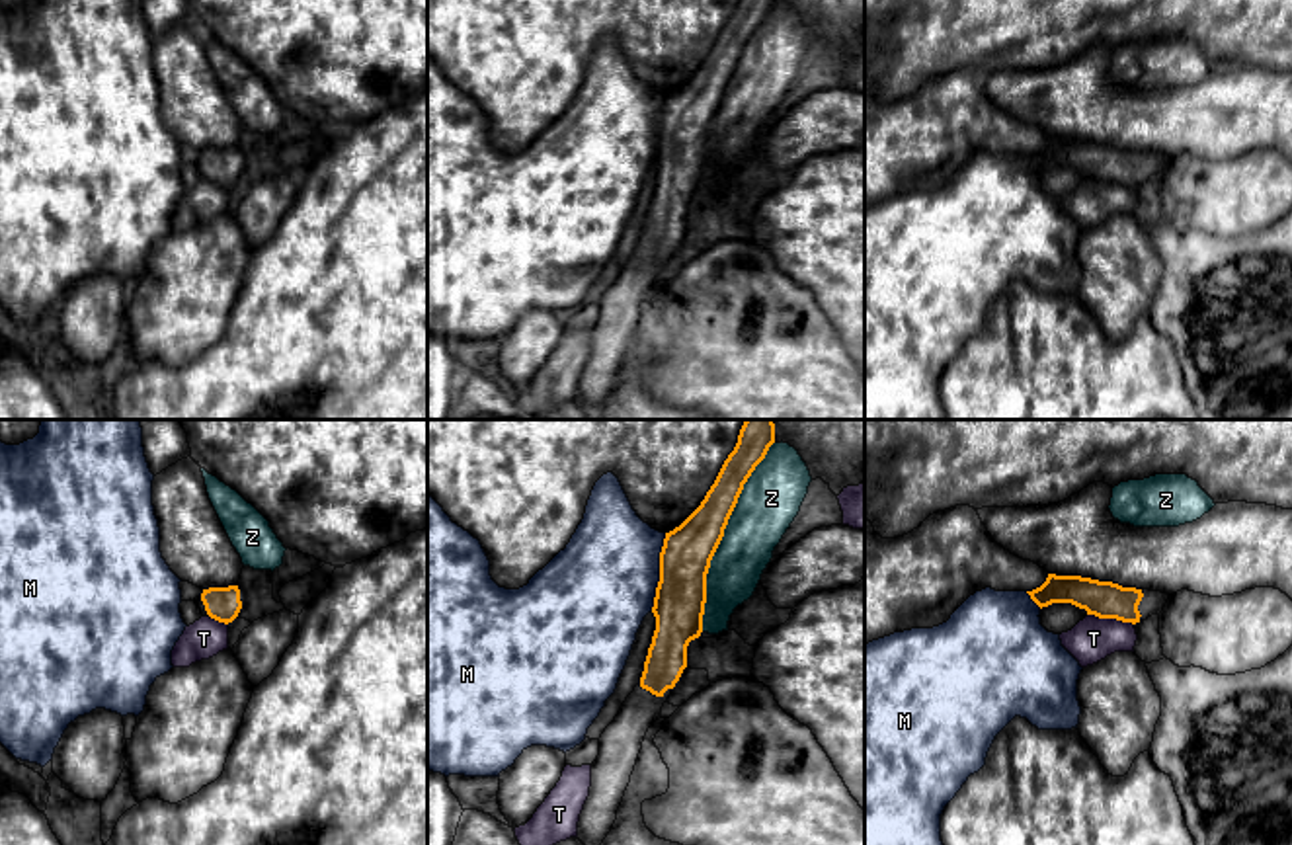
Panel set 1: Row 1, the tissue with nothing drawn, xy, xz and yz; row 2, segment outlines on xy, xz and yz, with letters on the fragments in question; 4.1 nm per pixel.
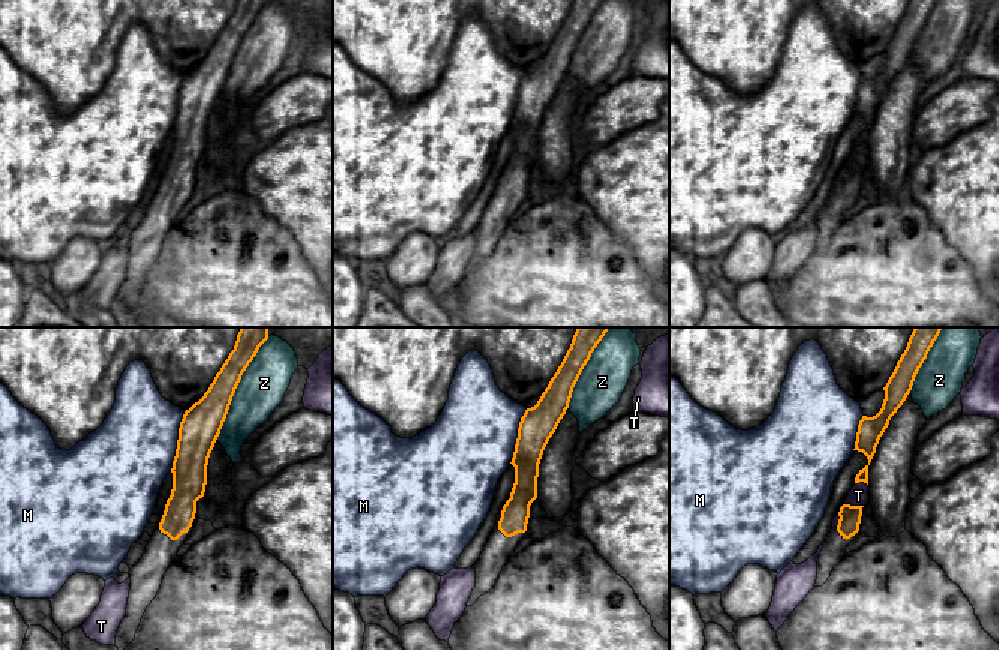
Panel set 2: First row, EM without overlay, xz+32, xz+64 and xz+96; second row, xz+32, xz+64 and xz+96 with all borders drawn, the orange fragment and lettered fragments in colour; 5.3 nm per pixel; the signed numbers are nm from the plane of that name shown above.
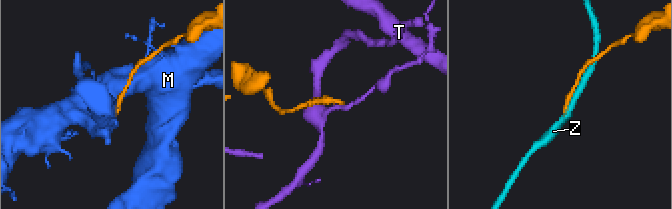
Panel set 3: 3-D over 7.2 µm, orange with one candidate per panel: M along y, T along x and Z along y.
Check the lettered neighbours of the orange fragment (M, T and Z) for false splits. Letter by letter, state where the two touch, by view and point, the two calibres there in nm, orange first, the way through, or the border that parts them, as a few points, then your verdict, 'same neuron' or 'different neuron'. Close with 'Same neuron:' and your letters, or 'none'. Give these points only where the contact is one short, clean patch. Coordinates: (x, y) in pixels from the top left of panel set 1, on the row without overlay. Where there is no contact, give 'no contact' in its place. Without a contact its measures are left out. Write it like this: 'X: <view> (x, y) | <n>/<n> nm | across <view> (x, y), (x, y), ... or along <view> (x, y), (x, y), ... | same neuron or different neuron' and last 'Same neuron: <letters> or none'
M: xz (660, 135) | 220/440 nm | different neuron
T: yz (1111, 180) | 160/180 nm | along yz (1088, 176), (1115, 180), (1132, 188) | different neuron
Z: xz (723, 98) | 220/240 nm | different neuron
Same neuron: none

